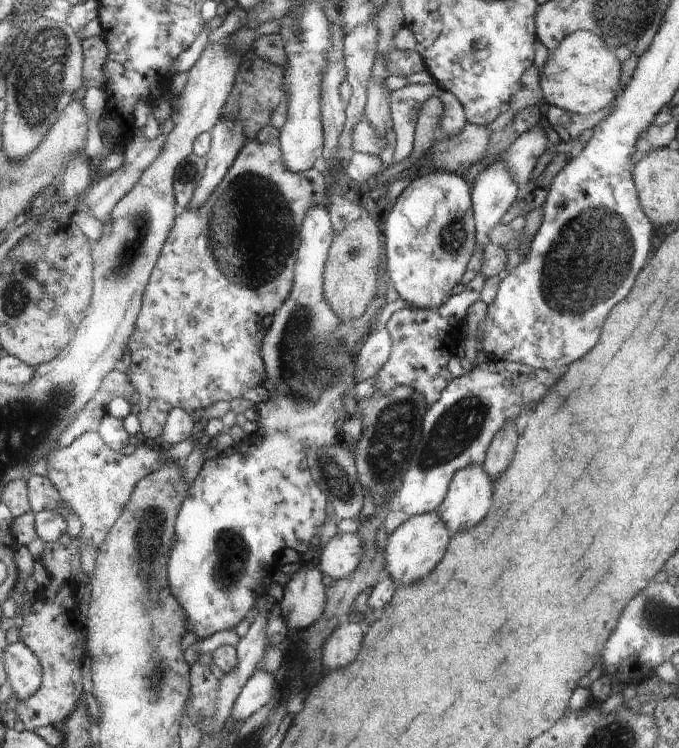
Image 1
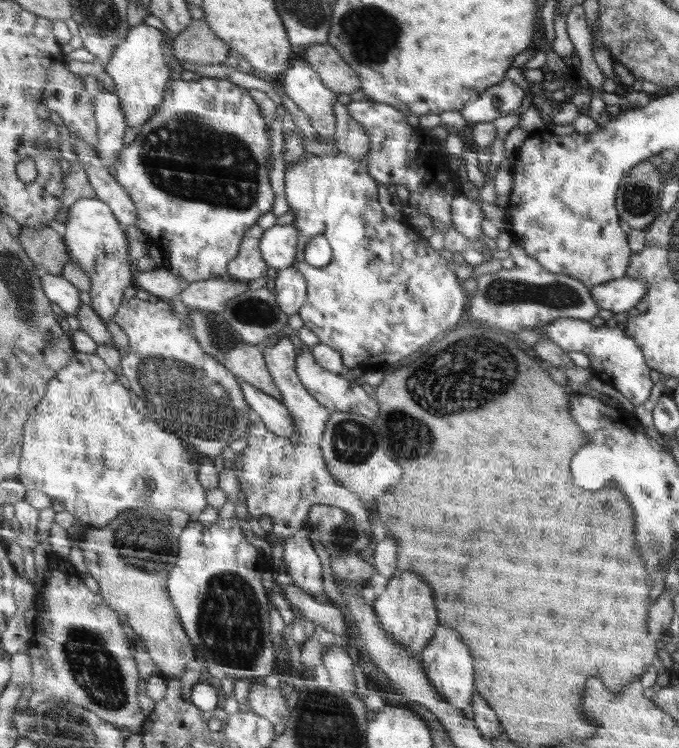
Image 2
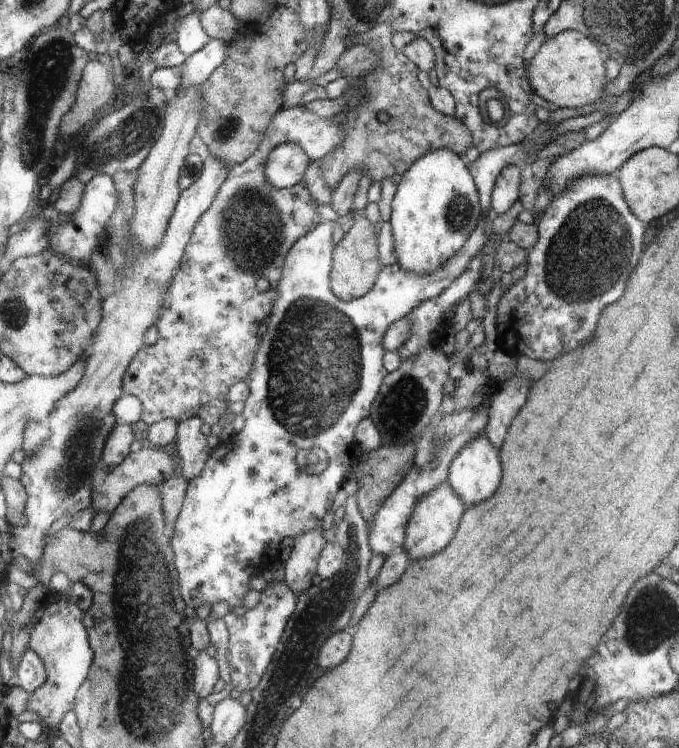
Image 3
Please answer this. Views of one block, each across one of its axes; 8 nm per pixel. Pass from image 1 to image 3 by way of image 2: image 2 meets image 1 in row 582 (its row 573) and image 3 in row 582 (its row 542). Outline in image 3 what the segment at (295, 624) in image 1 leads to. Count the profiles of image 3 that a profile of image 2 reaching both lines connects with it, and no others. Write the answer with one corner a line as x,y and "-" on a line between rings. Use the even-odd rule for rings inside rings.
313,530
296,537
293,549
283,562
285,570
283,582
297,596
312,585
312,578
318,566
318,564
312,564
312,548
314,548
314,562
318,562
322,549
328,543
323,538
322,531

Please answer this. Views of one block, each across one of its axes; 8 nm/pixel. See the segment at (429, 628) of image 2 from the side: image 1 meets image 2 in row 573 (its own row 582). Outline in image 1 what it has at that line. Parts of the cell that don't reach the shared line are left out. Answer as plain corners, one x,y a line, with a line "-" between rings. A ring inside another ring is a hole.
435,511
408,517
399,528
393,531
386,544
383,545
385,568
390,572
390,577
395,582
410,584
410,582
416,582
416,580
424,578
426,574
430,574
430,570
444,556
444,550
448,546
448,530
449,528
441,516

